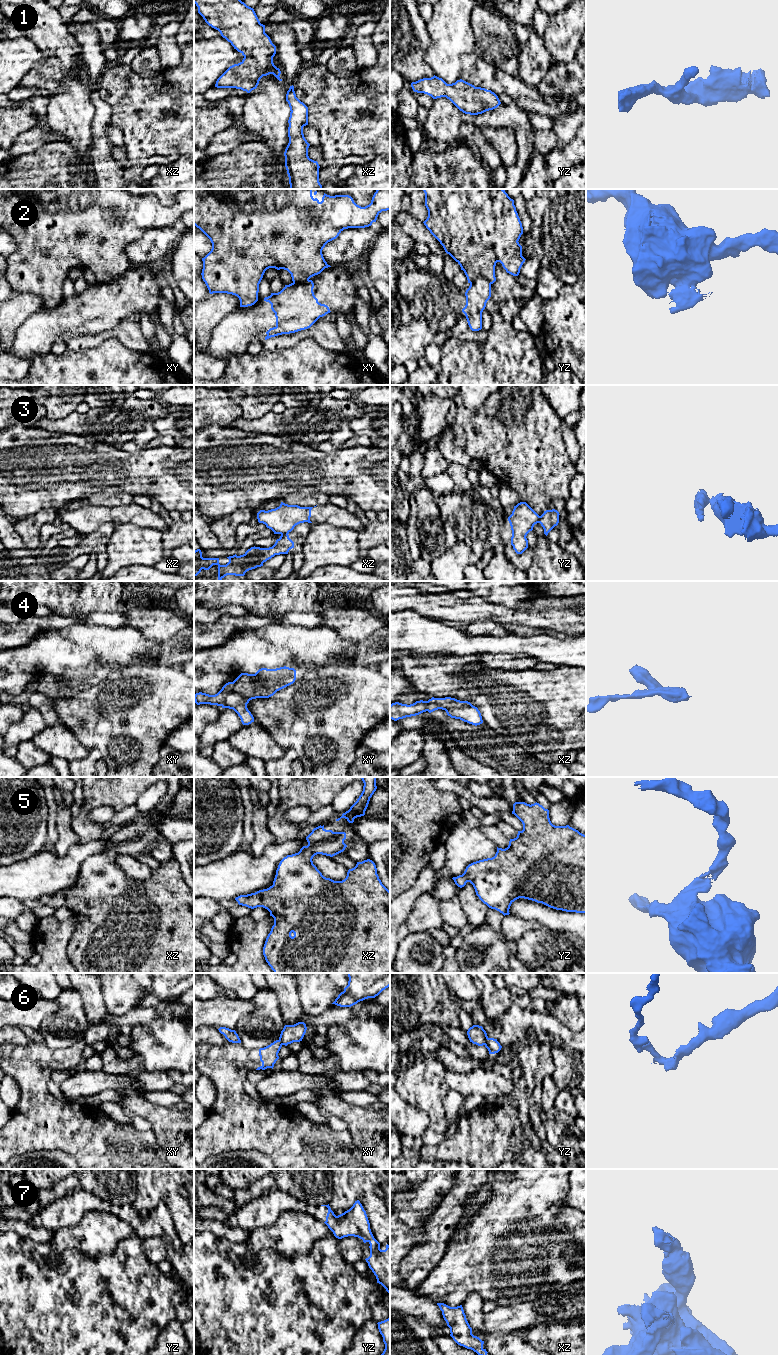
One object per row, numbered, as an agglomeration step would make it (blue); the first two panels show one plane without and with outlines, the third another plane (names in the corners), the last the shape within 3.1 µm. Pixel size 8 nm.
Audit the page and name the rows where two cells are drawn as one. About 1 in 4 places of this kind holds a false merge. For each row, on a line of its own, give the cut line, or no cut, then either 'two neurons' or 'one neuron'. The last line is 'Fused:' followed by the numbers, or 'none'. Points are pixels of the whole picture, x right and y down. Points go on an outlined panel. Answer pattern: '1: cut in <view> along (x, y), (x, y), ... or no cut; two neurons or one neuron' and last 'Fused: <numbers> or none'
1: no cut; one neuron
2: cut in yz along (491, 283), (483, 277), (478, 277), (470, 284); two neurons
3: cut in xz along (281, 533), (287, 534); two neurons
4: cut in xy along (249, 699), (238, 693), (231, 693), (221, 705); two neurons
5: no cut; one neuron
6: cut in yz along (488, 1038), (484, 1044); two neurons
7: no cut; one neuron
Fused: 2, 3, 4, 6

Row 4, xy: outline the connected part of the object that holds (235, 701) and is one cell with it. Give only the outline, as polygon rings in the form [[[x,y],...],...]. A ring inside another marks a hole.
[[[231,693],[223,702],[222,708],[233,709],[241,719],[243,725],[254,722],[254,717],[247,708],[249,699],[244,698],[239,693]]]

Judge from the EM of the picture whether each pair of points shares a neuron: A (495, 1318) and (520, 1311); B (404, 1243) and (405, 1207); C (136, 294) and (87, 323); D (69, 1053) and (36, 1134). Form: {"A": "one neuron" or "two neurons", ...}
{"A": "one neuron", "B": "two neurons", "C": "one neuron", "D": "one neuron"}

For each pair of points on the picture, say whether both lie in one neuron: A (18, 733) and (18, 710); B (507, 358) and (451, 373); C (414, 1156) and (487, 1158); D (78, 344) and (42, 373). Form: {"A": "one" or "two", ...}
{"A": "two", "B": "one", "C": "two", "D": "two"}

